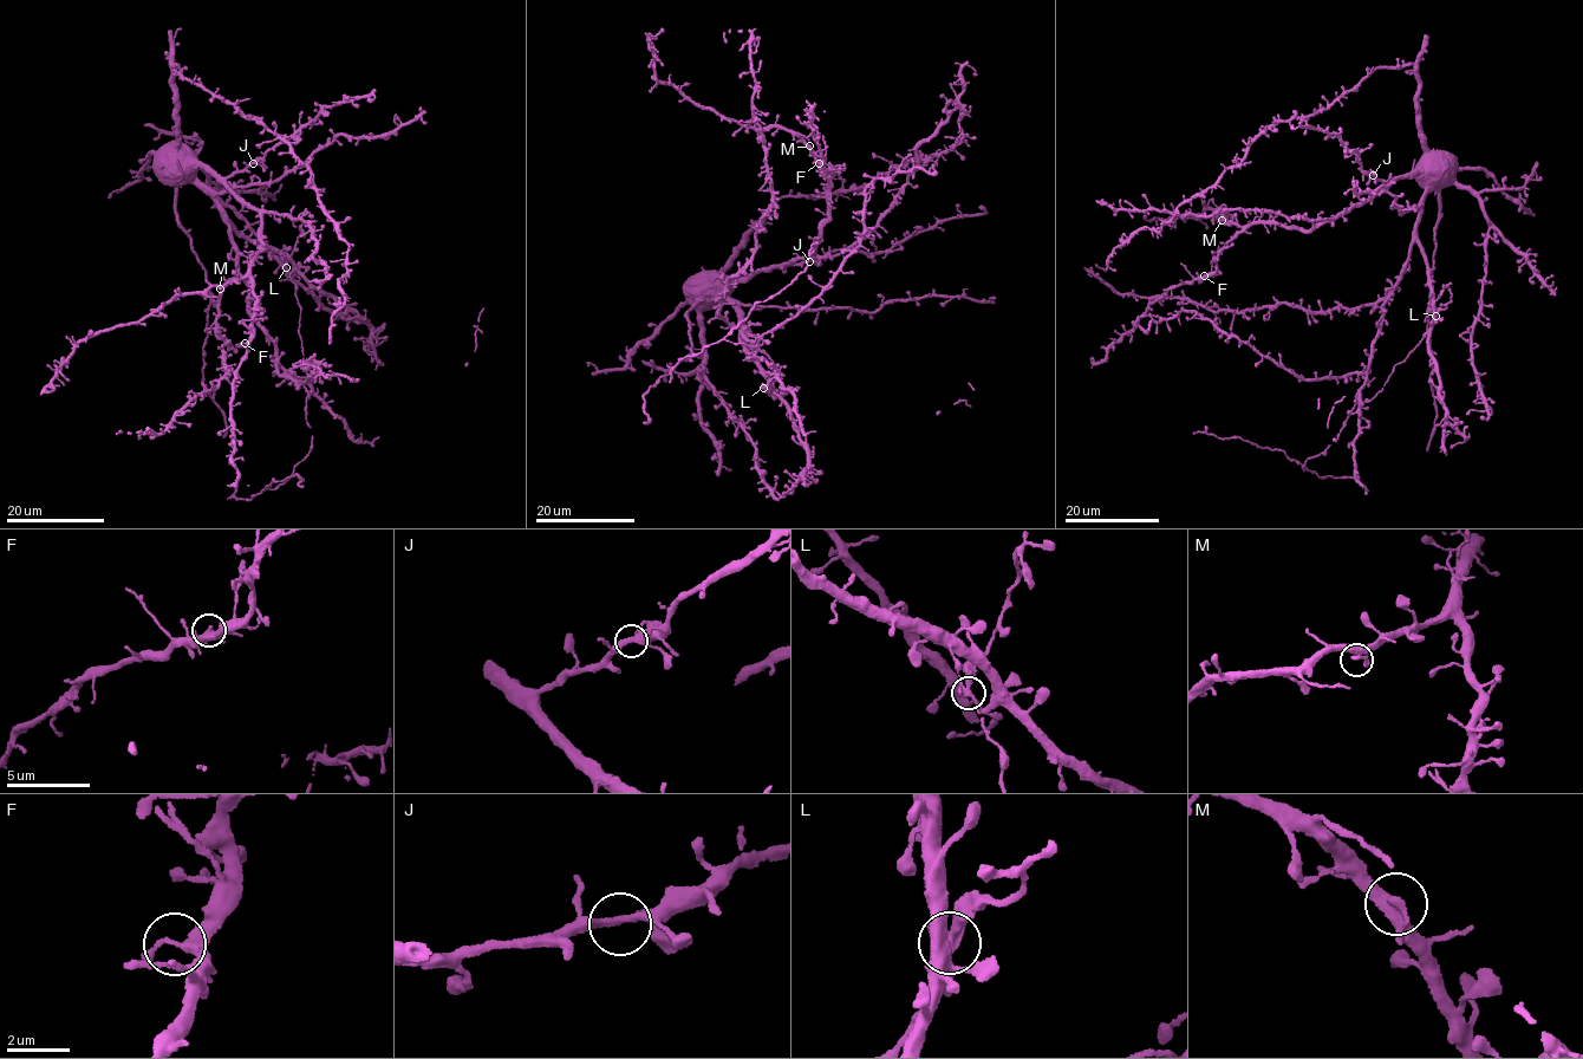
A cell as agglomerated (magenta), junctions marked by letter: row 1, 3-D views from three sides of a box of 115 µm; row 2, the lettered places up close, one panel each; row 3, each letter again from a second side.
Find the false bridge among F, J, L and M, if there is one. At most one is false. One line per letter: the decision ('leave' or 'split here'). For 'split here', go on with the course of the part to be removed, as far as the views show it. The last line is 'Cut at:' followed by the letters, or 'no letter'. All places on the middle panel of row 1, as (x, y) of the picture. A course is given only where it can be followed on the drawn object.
F: leave
J: leave
L: split here | (763, 388), (769, 394), (780, 396), (786, 390), (800, 388)
M: leave
Cut at: L

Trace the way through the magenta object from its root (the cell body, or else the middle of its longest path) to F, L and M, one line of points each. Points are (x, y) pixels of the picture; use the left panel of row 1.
F: (173, 155), (208, 164), (259, 210), (264, 244), (248, 266), (256, 301), (252, 332), (245, 343)
L: (173, 155), (184, 175), (213, 200), (232, 228), (291, 261), (292, 270), (290, 272), (286, 268)
M: (173, 155), (208, 164), (259, 210), (264, 244), (249, 261), (246, 273), (220, 288)

